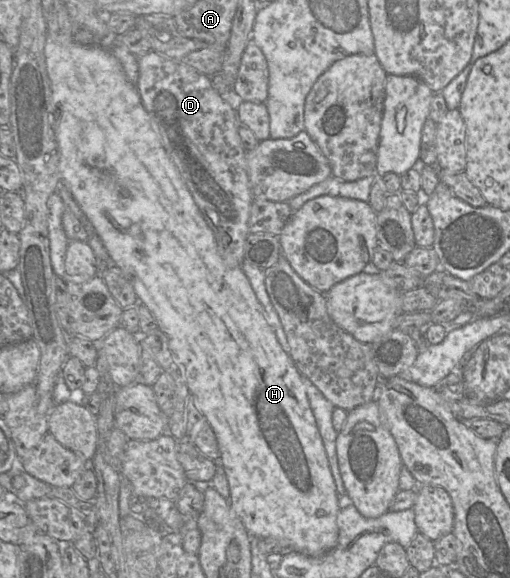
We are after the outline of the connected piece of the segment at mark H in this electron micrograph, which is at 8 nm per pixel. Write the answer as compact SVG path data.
M47 36L44 55L51 85L52 128L58 145L61 182L71 192L94 232L102 241L110 262L128 275L138 302L149 309L157 321L158 328L167 336L169 349L183 369L188 390L216 436L220 452L219 464L223 467L228 480L231 508L250 536L276 538L285 541L290 549L310 556L321 555L331 550L338 542L337 516L340 508L350 504L351 500L347 495L339 497L336 491L324 444L302 382L303 376L290 355L283 350L275 331L266 321L262 306L241 266L230 268L222 260L214 233L197 207L178 169L167 155L159 132L142 104L137 86L127 79L121 63L107 49L86 47L74 41L70 45L62 45Z

